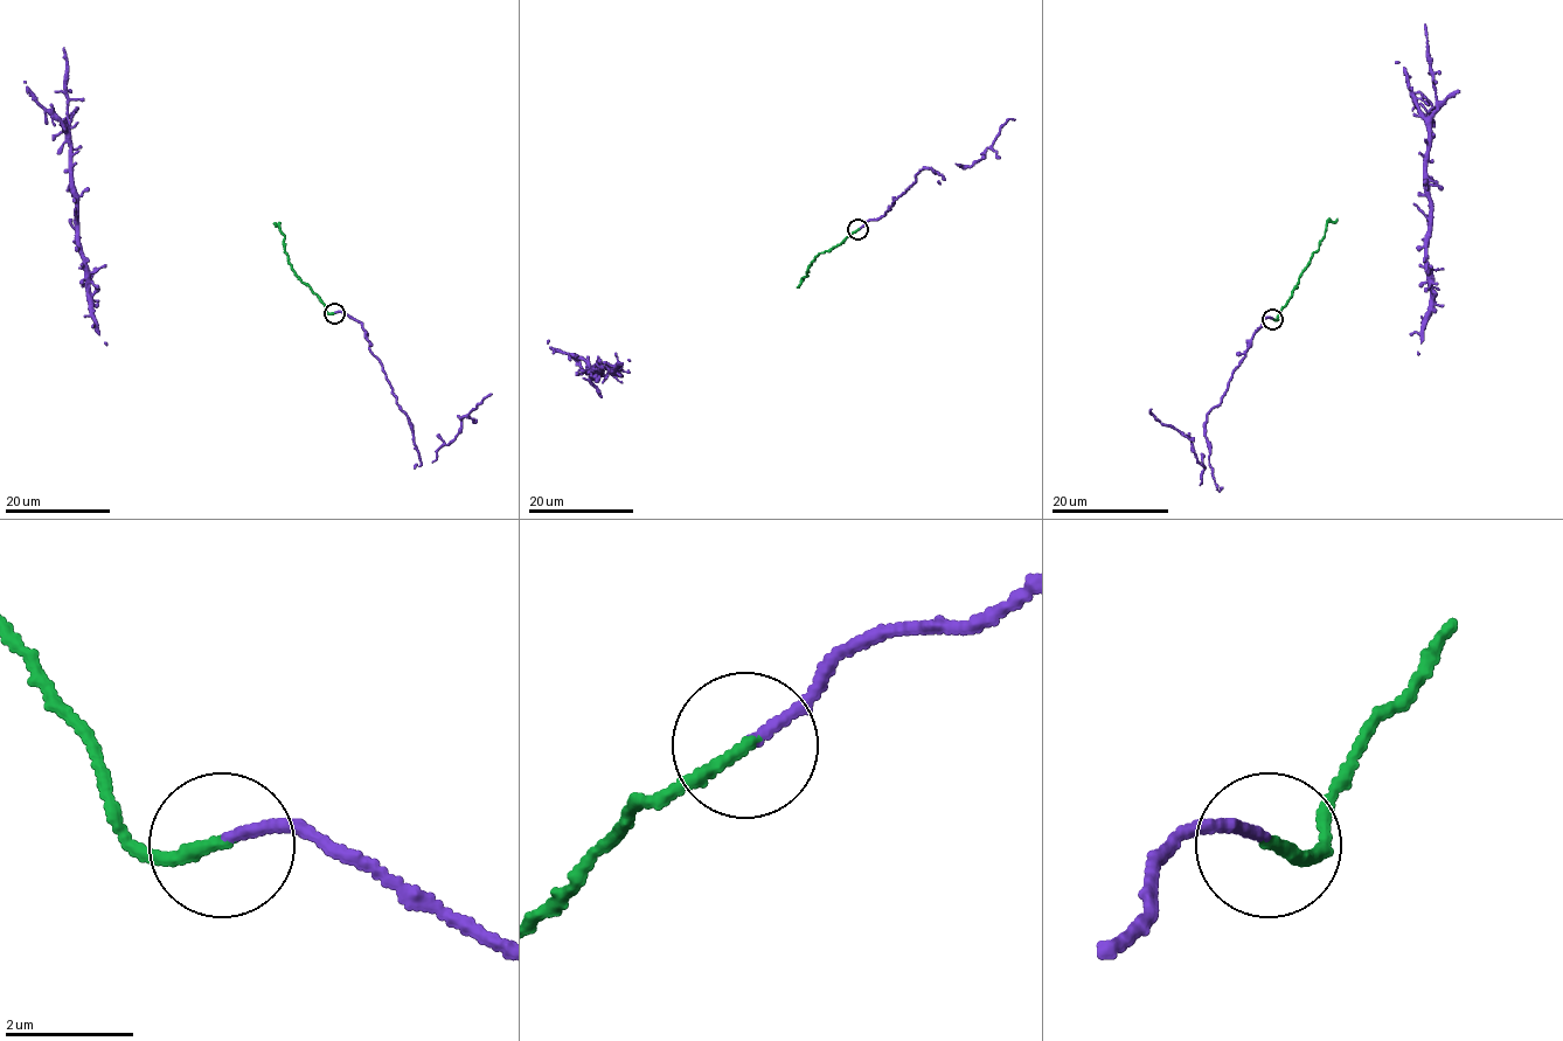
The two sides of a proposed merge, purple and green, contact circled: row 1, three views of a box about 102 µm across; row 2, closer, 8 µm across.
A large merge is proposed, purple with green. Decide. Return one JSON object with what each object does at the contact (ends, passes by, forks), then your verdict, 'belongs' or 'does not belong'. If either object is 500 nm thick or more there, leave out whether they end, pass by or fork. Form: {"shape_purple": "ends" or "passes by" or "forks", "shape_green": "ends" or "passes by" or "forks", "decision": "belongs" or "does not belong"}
{"shape_purple": "ends", "shape_green": "ends", "decision": "belongs"}

